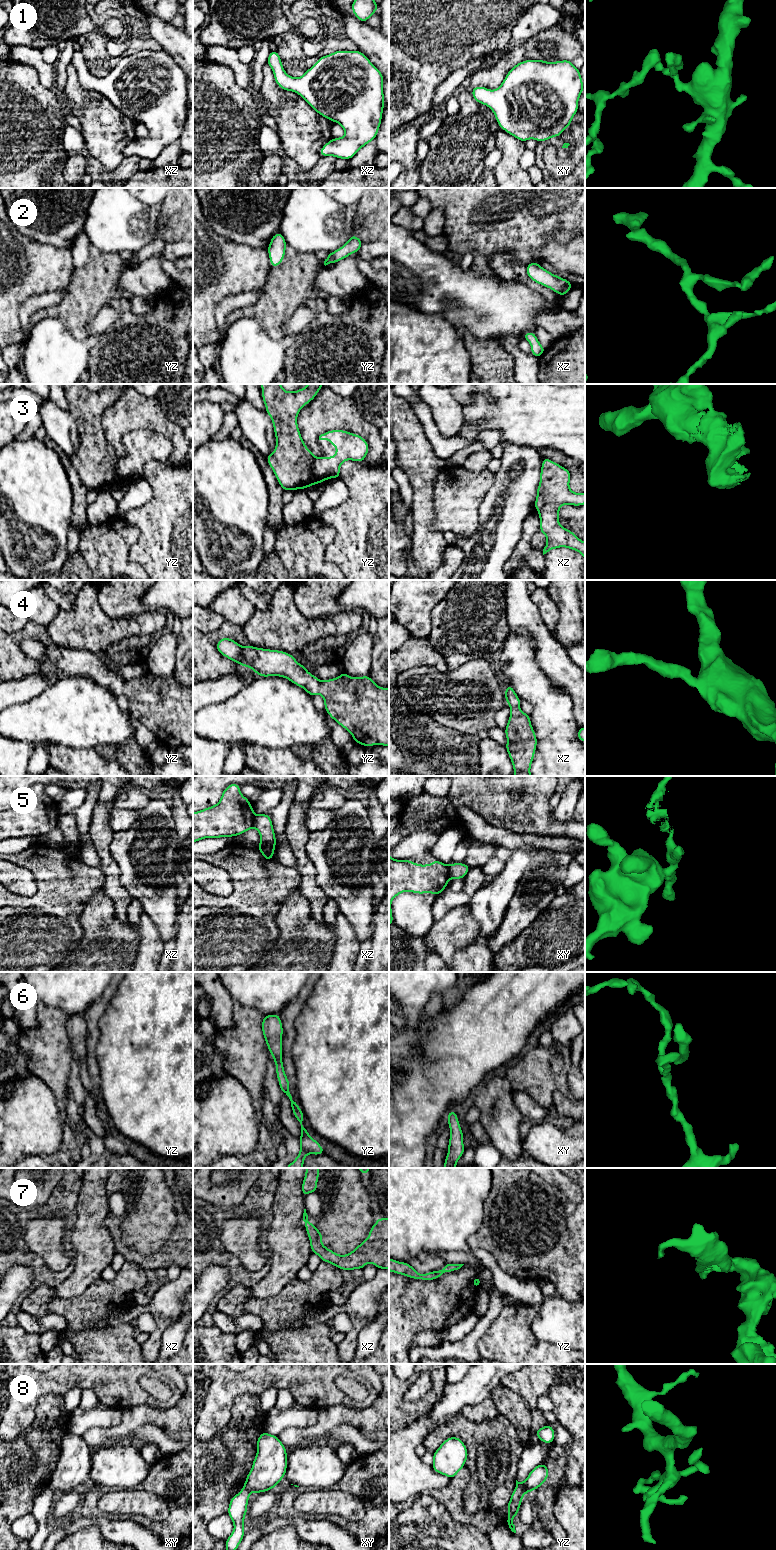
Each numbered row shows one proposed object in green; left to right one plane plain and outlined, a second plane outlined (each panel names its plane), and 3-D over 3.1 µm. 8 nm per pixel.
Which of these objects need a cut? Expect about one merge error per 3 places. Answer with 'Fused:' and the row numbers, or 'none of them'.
Fused: 5

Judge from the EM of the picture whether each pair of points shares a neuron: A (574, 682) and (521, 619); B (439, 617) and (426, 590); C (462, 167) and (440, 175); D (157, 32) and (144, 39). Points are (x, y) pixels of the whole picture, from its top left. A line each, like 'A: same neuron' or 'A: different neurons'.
A: same neuron
B: different neurons
C: same neuron
D: different neurons

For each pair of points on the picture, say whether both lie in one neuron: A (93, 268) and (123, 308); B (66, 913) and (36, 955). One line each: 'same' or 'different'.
A: different
B: same

